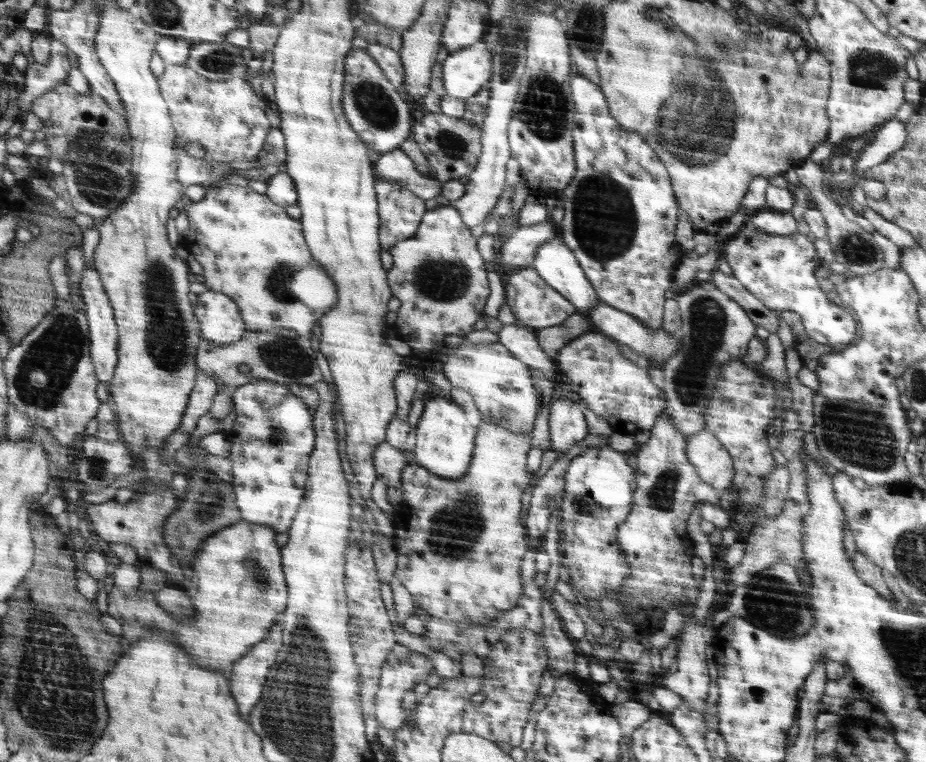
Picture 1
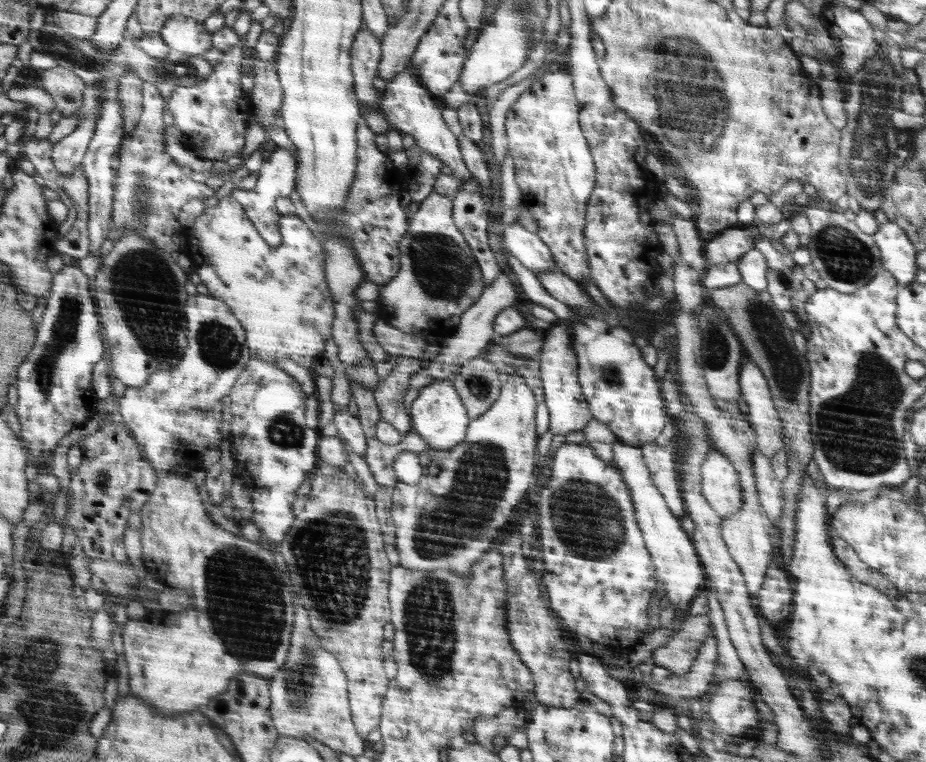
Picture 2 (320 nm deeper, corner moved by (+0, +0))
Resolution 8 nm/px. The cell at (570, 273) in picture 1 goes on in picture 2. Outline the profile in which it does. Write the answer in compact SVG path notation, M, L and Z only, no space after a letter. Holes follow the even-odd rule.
M517 221L510 224L510 228L505 228L504 246L509 254L534 274L558 270L556 261L552 259L552 250L548 249L536 233L528 232Z

